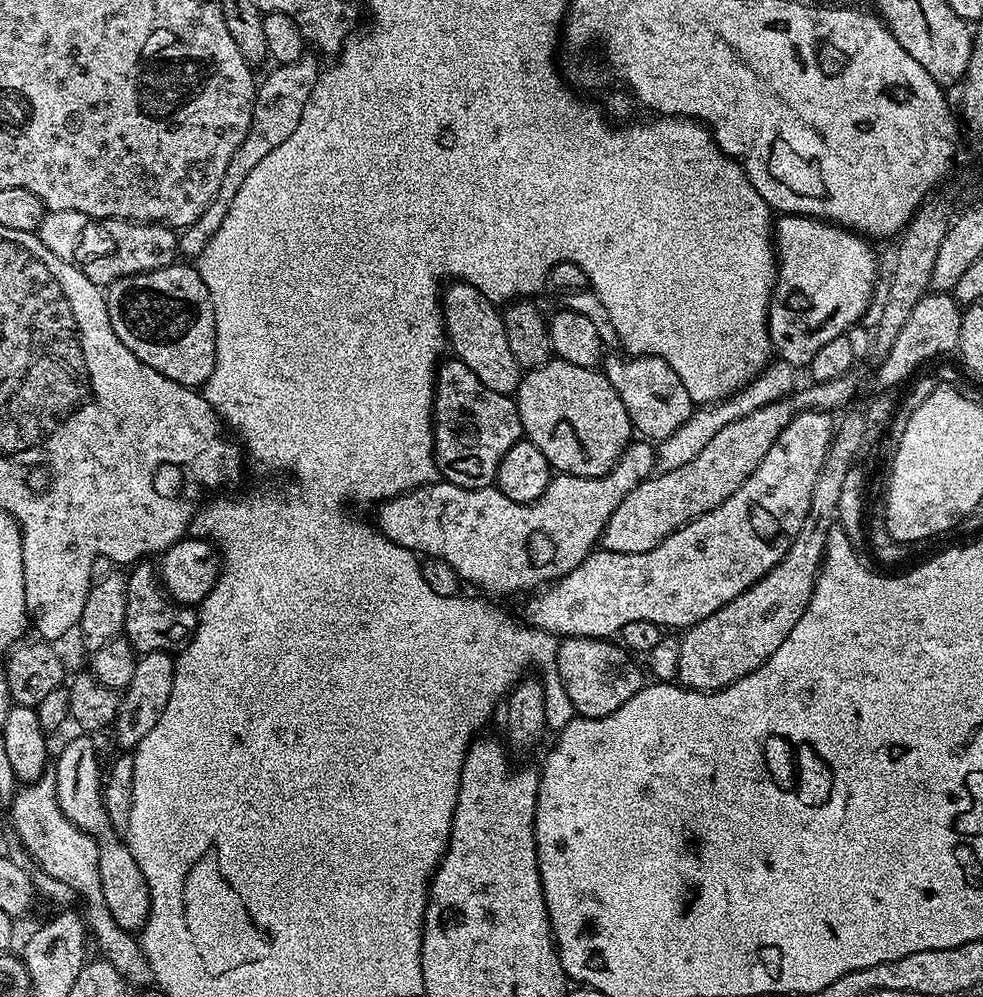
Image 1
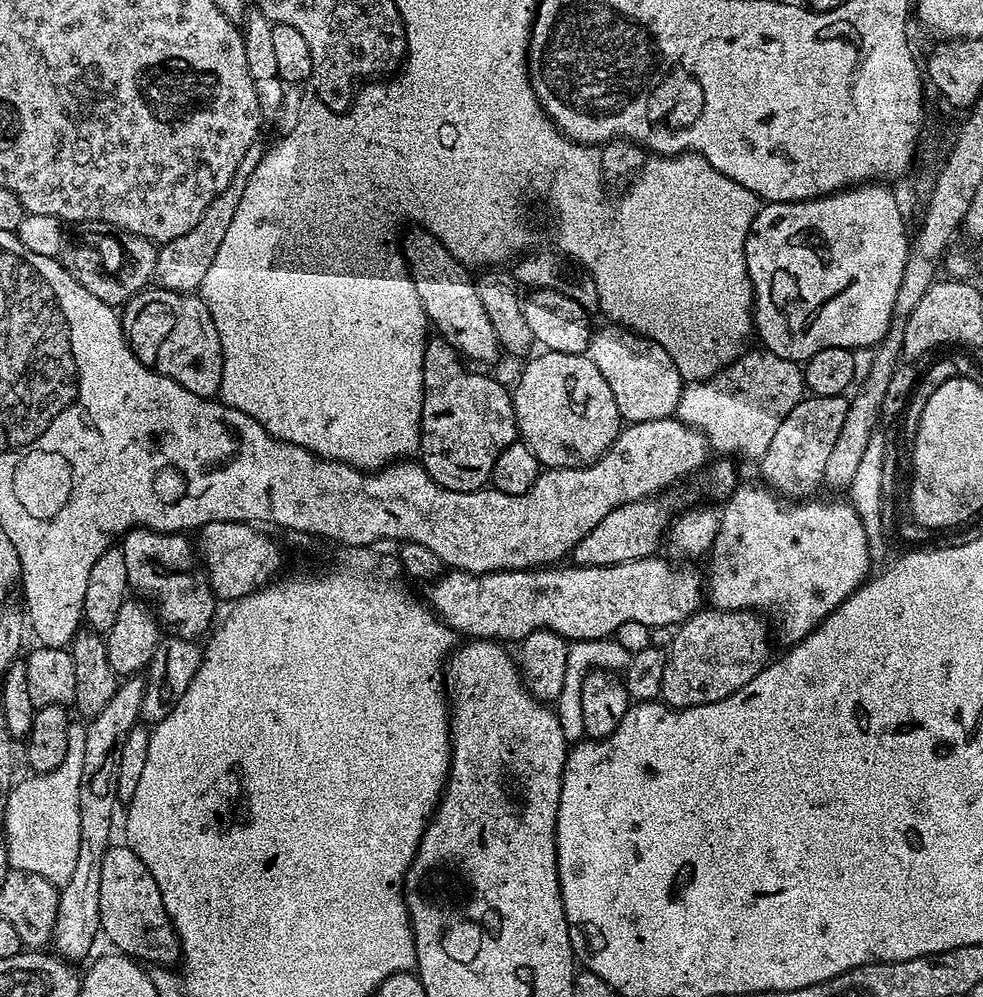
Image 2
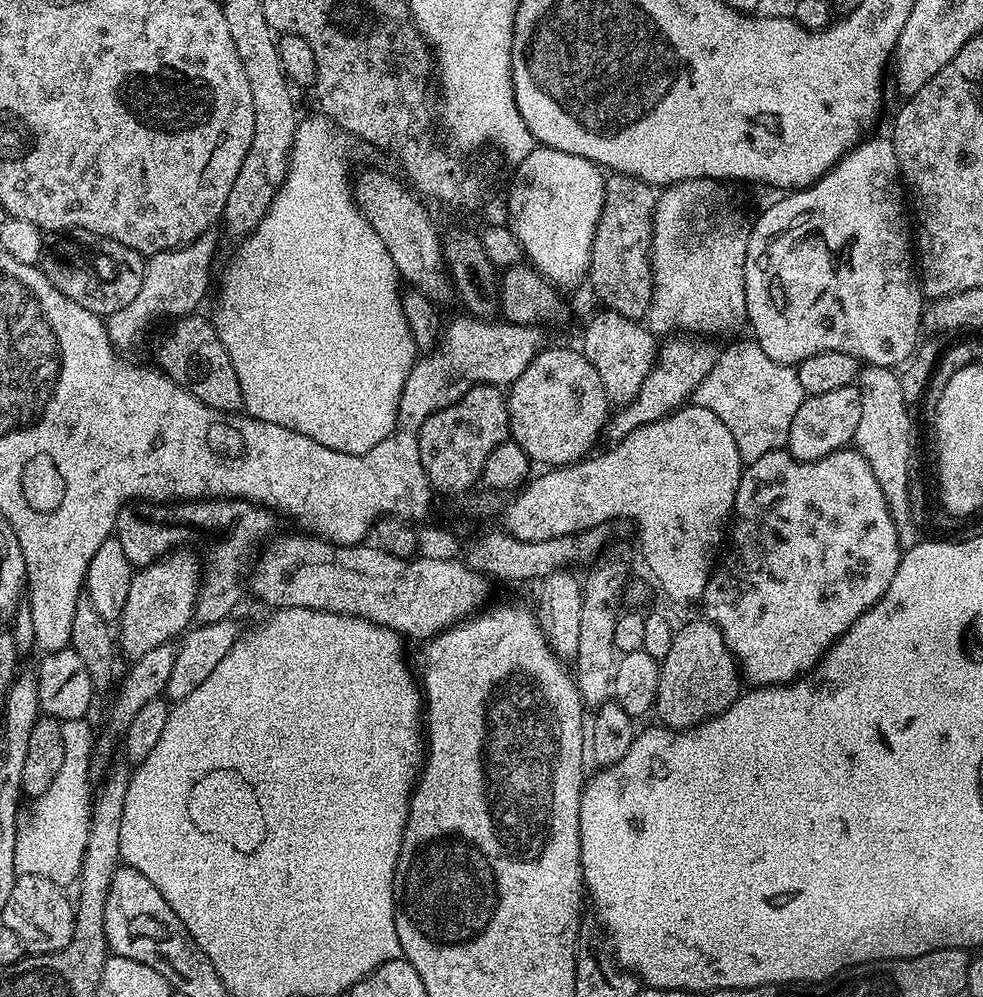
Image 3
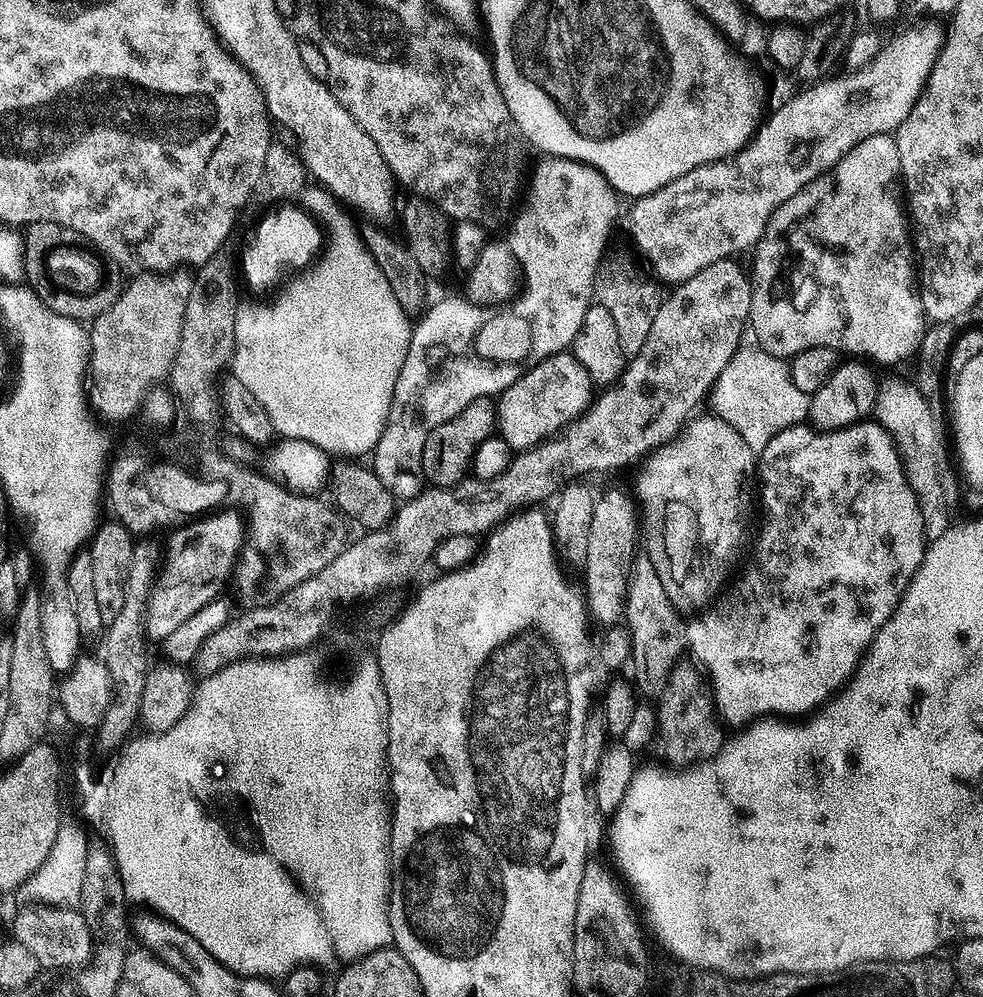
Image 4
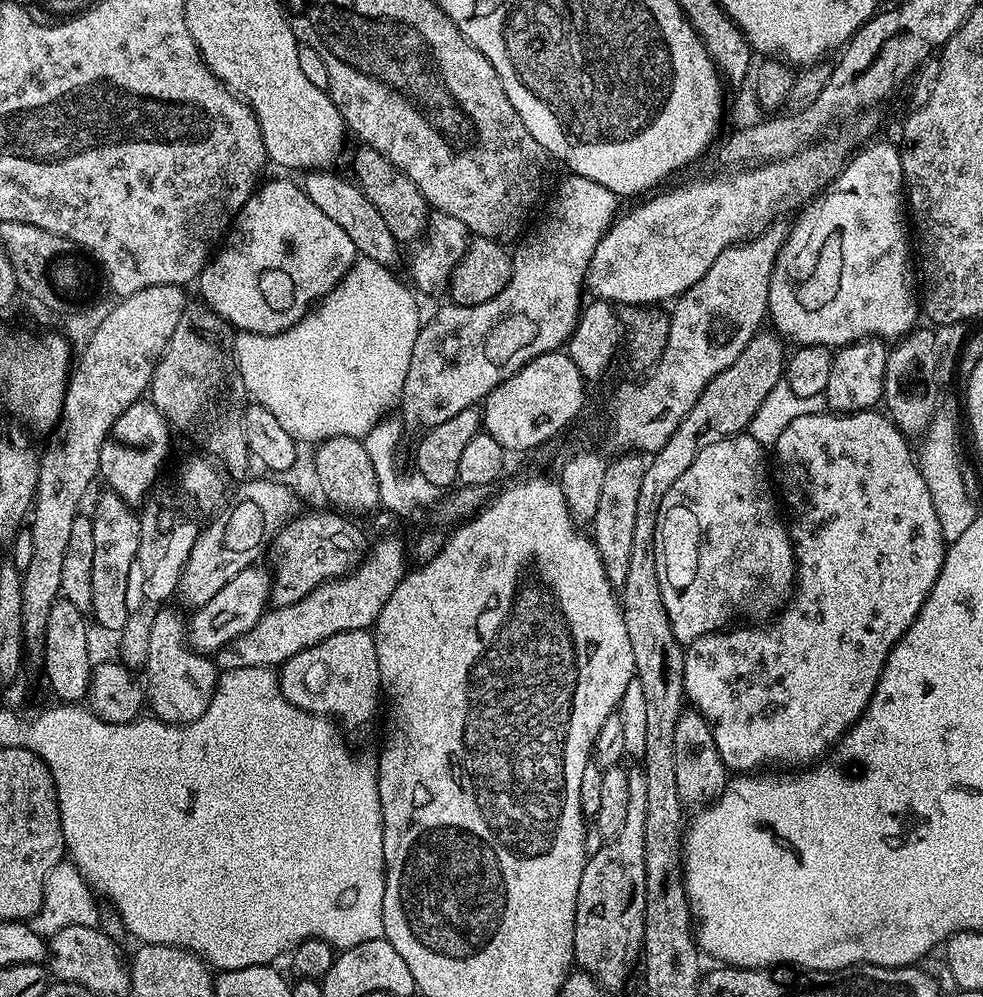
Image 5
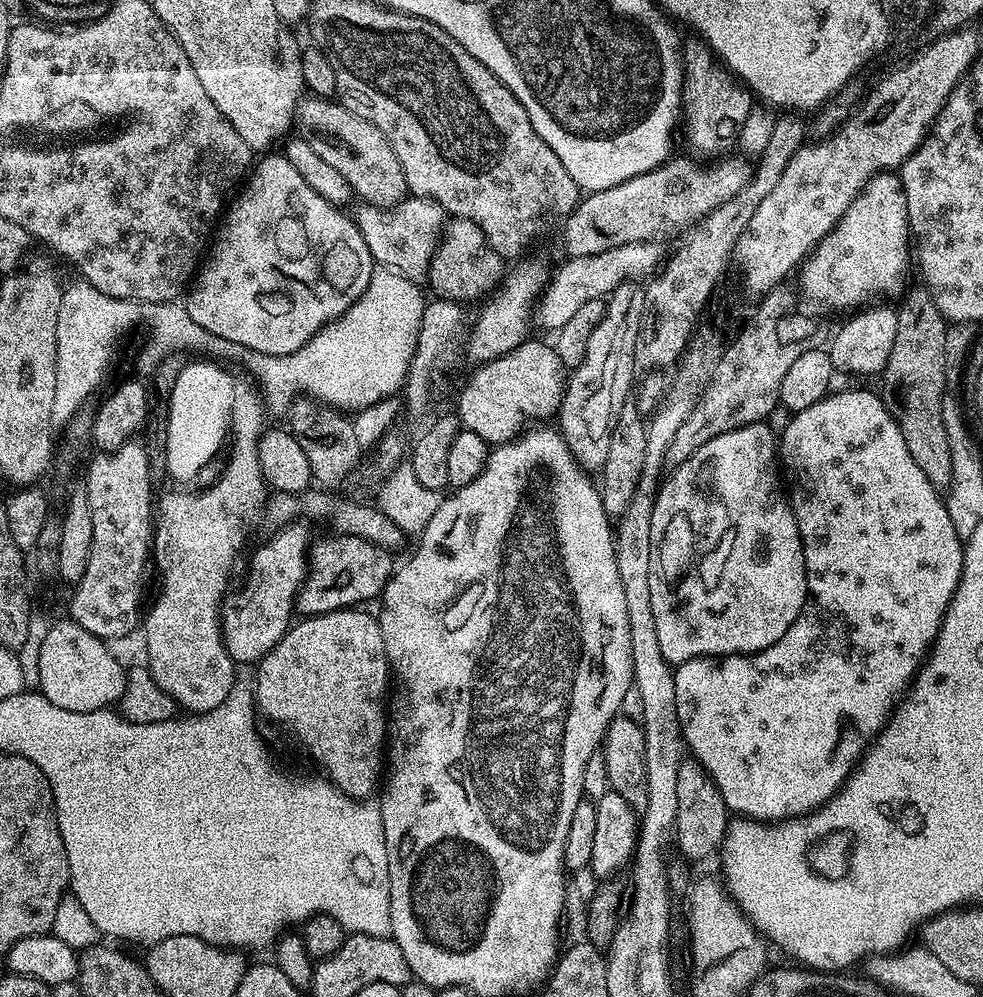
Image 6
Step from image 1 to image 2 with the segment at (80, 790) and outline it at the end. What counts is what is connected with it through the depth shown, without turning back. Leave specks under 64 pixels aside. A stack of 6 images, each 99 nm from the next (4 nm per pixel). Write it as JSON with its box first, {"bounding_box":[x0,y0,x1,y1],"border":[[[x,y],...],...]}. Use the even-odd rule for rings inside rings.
{"bounding_box":[98,843,182,966],"border":[[[113,843],[109,847],[106,858],[102,858],[102,886],[98,886],[98,910],[100,911],[100,930],[103,939],[113,944],[117,953],[130,956],[137,962],[145,962],[152,966],[172,966],[181,959],[182,949],[176,930],[166,914],[166,906],[162,902],[162,890],[158,890],[158,882],[154,882],[154,874],[146,870],[142,858],[134,854],[127,843]]]}

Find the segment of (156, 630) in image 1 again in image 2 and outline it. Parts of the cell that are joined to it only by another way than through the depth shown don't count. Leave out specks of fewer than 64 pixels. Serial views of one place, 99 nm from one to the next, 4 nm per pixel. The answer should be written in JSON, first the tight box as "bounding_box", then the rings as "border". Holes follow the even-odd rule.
{"bounding_box":[122,528,218,641],"border":[[[134,528],[124,533],[122,547],[128,571],[128,587],[137,597],[154,605],[161,629],[168,636],[199,641],[217,619],[218,597],[203,571],[192,572],[198,568],[198,558],[194,553],[193,541],[188,539],[187,535],[178,532]]]}

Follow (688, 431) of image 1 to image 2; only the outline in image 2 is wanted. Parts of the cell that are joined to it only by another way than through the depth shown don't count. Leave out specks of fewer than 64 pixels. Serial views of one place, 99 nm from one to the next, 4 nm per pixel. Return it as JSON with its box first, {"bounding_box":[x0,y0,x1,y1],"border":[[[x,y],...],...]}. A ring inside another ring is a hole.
{"bounding_box":[675,350,806,462],"border":[[[753,350],[745,351],[743,356],[739,356],[736,360],[732,361],[718,374],[714,374],[708,380],[702,380],[699,382],[692,382],[685,387],[684,392],[680,395],[680,401],[676,407],[675,419],[680,420],[686,426],[696,428],[702,433],[713,449],[716,448],[717,453],[720,454],[732,454],[728,452],[737,452],[740,456],[745,456],[746,459],[752,460],[752,462],[759,461],[761,456],[766,454],[766,450],[770,450],[770,442],[774,439],[774,434],[778,431],[778,426],[782,426],[782,418],[786,418],[786,414],[790,414],[790,410],[794,410],[794,406],[798,406],[800,400],[805,399],[806,389],[804,387],[804,370],[803,367],[795,360],[787,360],[786,358],[778,358],[778,354],[769,352],[767,350],[759,350],[760,352],[752,352]]]}

